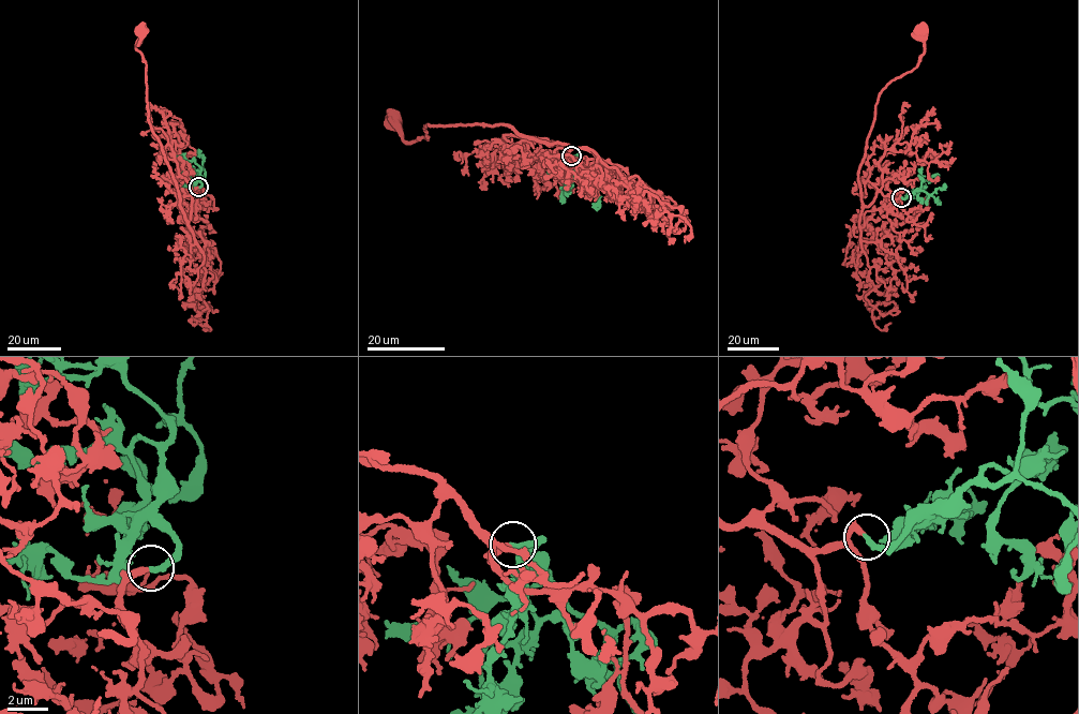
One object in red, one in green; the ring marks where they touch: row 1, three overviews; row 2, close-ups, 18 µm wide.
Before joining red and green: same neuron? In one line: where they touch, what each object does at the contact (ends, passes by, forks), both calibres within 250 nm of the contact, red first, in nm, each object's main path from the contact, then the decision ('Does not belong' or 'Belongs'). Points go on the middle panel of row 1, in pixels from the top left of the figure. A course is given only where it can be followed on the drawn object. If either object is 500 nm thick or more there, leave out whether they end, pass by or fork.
Place: (571, 155). At the ring red ends. At the ring green ends. Thickness 300 nm (red) against 280 nm. Course of red: (571, 155), (504, 123), (428, 123), (426, 138), (405, 142), (392, 119). Course of green: (571, 155), (577, 155), (573, 160), (590, 174), (589, 184), (592, 179). Belongs

